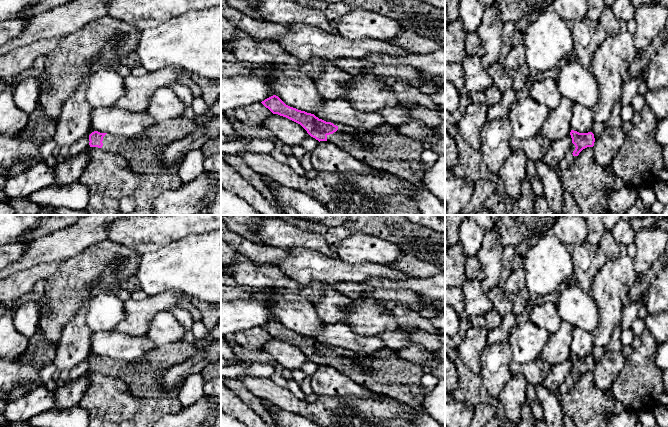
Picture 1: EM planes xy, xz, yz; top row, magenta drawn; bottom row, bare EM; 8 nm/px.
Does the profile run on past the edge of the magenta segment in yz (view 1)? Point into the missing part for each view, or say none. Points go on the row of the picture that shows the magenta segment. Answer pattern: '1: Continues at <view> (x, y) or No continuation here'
1: No continuation here

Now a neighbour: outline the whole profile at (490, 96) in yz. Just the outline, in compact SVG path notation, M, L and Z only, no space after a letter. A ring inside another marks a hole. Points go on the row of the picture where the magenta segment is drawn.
M494 85L485 91L471 93L473 103L480 103L486 106L494 105L502 97L502 92Z

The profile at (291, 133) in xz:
M278 114L266 118L262 126L290 147L301 146L302 141L309 135L300 124Z

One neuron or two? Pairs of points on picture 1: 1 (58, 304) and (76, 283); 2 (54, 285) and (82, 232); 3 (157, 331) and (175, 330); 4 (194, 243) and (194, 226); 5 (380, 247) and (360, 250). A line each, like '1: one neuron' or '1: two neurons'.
1: one neuron
2: two neurons
3: one neuron
4: two neurons
5: one neuron

